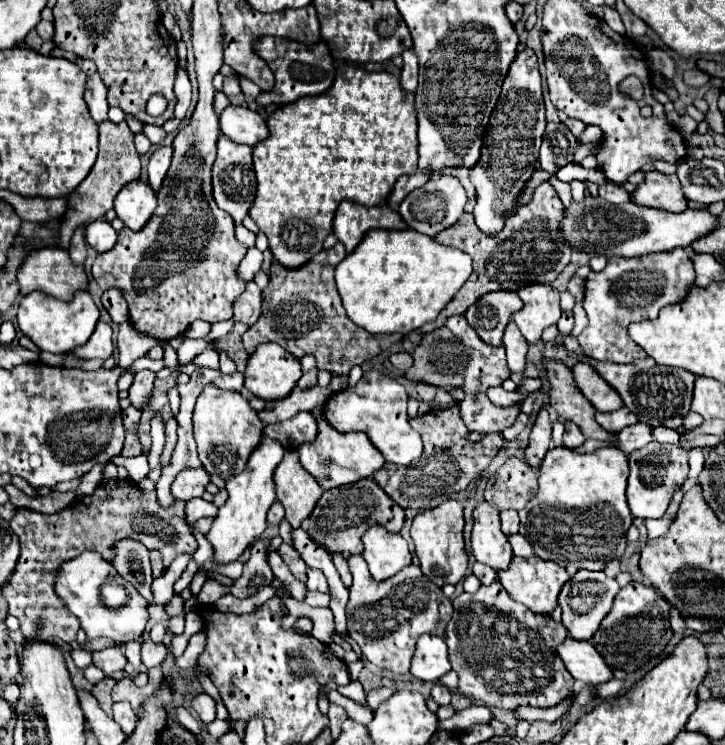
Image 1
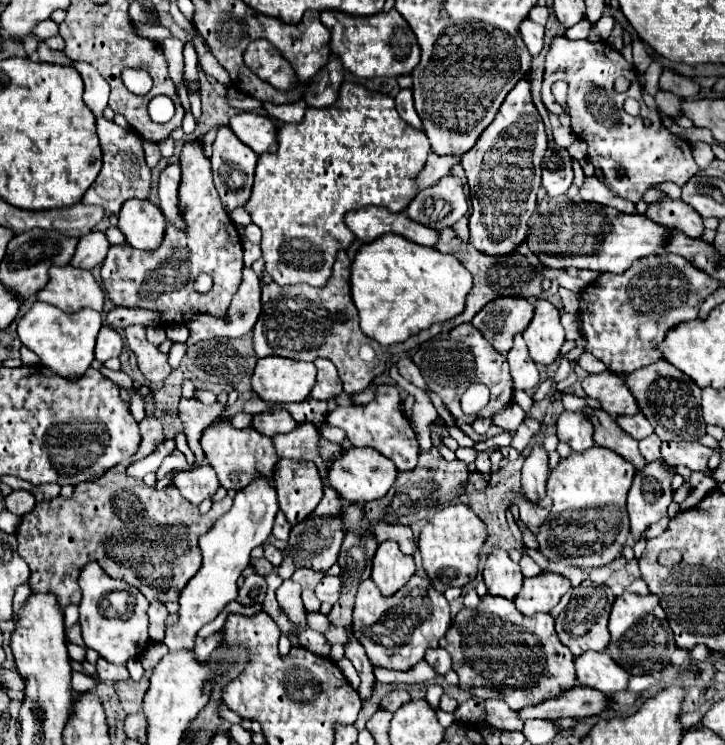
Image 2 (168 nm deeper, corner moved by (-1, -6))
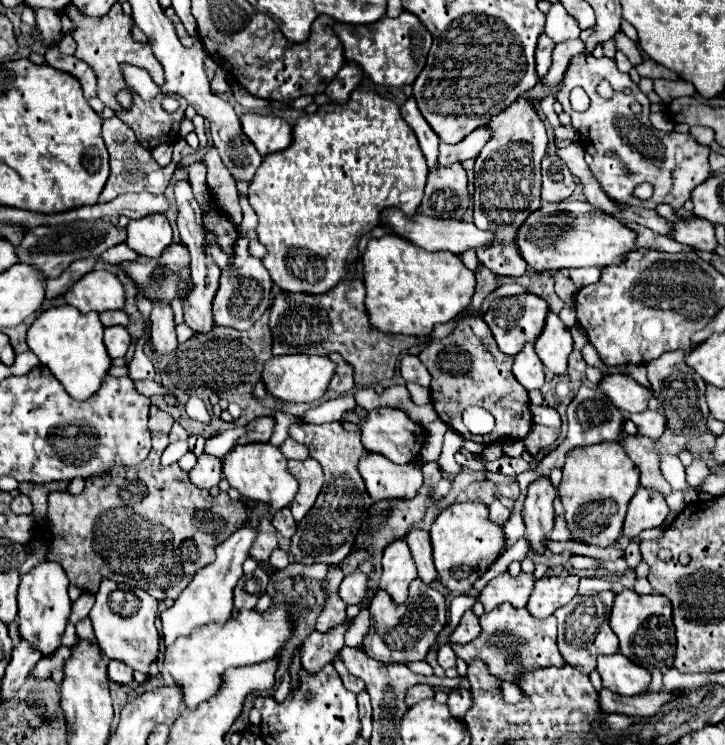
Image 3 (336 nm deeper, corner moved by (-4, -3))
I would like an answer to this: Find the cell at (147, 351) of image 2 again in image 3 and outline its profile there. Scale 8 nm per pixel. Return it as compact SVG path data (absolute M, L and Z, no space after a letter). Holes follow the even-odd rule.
M153 306L151 312L151 346L159 356L171 354L177 348L173 310L169 306Z

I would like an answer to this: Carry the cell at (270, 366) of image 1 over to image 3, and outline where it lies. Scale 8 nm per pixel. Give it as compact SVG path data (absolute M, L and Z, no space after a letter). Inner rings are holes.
M273 356L263 366L263 384L269 394L285 402L315 402L327 392L335 364L325 356Z

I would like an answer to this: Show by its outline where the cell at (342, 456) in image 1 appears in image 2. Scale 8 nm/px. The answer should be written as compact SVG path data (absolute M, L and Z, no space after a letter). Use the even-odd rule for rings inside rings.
M352 447L352 449L346 449L346 455L342 455L342 459L336 459L328 467L326 477L328 477L328 483L340 491L342 499L352 503L368 503L386 495L386 491L394 485L398 477L398 467L374 449Z

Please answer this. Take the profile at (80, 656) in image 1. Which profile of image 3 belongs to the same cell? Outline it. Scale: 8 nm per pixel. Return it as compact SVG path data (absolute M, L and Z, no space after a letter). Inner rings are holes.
M89 618L87 620L83 620L83 622L79 622L77 626L77 636L81 638L81 640L85 640L85 642L95 642L93 638L93 628L91 628L91 622L89 622Z

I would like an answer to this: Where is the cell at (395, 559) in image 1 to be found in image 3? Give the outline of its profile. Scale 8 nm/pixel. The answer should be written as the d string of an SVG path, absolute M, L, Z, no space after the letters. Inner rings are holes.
M395 540L383 550L383 576L379 588L385 590L397 604L403 604L411 580L417 578L417 568L405 540Z

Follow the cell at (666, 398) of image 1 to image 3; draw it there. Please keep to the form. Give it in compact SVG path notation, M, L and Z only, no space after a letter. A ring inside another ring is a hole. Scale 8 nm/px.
M669 352L647 364L647 378L655 398L661 400L661 414L667 418L667 428L687 440L709 434L709 408L705 402L705 382L685 364L685 352Z

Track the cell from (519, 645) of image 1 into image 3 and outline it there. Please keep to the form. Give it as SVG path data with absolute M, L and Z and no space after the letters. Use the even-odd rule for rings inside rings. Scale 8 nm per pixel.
M501 604L493 612L481 616L481 634L469 644L453 644L457 658L471 664L473 660L485 662L489 672L507 682L519 682L523 672L533 672L537 668L565 666L565 658L557 648L557 622L553 616L545 620L533 618L525 608L513 608L511 604Z

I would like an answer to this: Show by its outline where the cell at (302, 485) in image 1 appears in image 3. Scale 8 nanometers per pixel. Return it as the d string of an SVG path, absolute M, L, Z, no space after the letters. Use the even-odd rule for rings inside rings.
M307 458L303 462L299 460L289 460L289 472L293 474L293 478L299 482L299 490L291 502L291 514L293 518L299 522L309 508L315 504L321 486L323 486L323 472L321 472L321 464L313 458Z

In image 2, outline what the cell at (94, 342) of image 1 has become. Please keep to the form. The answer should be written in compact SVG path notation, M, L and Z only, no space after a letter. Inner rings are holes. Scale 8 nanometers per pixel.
M104 325L96 341L96 359L104 363L110 357L120 357L120 353L122 353L122 337L118 335L118 331Z

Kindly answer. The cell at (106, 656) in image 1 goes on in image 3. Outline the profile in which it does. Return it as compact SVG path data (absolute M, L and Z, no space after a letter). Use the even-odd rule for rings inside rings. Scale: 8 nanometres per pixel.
M109 660L107 674L117 684L131 684L133 682L133 670L127 664L117 662L117 660Z

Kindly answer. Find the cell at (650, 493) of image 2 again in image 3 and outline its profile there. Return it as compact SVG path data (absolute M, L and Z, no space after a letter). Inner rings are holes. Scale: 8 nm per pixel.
M639 486L633 500L629 502L629 512L625 518L623 534L627 538L635 538L645 528L661 526L667 514L669 514L669 506L665 502L665 496L645 486Z

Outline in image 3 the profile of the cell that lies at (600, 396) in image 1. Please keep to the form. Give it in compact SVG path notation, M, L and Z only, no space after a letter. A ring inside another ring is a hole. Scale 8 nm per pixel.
M627 374L603 376L597 388L605 396L609 396L609 400L617 404L617 408L621 408L625 414L647 410L647 400L649 400L647 390Z

